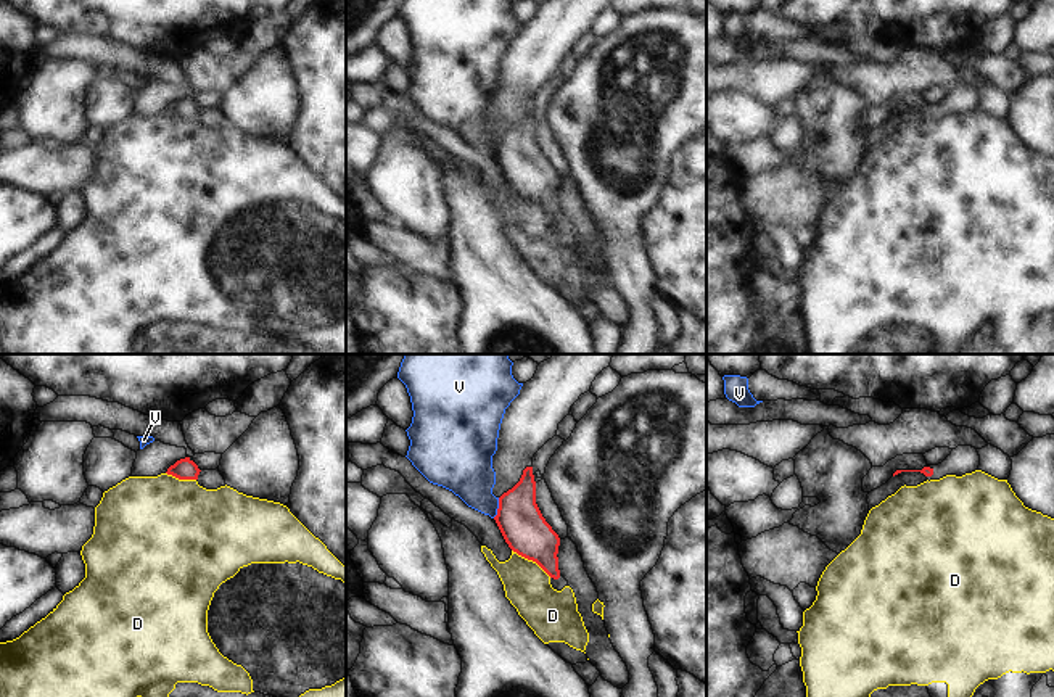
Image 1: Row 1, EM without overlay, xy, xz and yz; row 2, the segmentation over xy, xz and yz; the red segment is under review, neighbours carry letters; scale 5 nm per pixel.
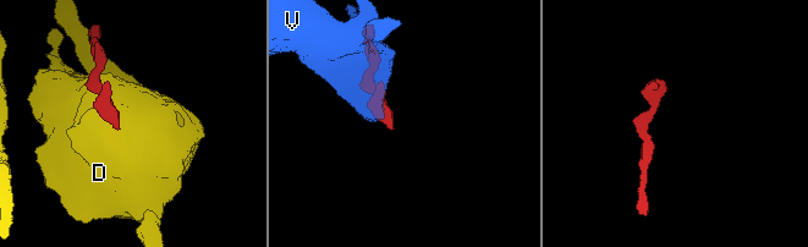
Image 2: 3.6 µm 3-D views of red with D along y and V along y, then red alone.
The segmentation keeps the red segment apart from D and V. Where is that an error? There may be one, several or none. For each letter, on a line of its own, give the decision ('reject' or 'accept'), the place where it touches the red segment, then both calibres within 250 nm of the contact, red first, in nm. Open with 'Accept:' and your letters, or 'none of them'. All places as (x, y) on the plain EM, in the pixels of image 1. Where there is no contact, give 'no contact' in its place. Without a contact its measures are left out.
Accept: none of them
D: reject; meets red in xz at (531, 198); 220 nm thick on the red side, 220 nm on the other
V: reject; meets red in xz at (499, 147); 220 nm thick on the red side, 260 nm on the other

